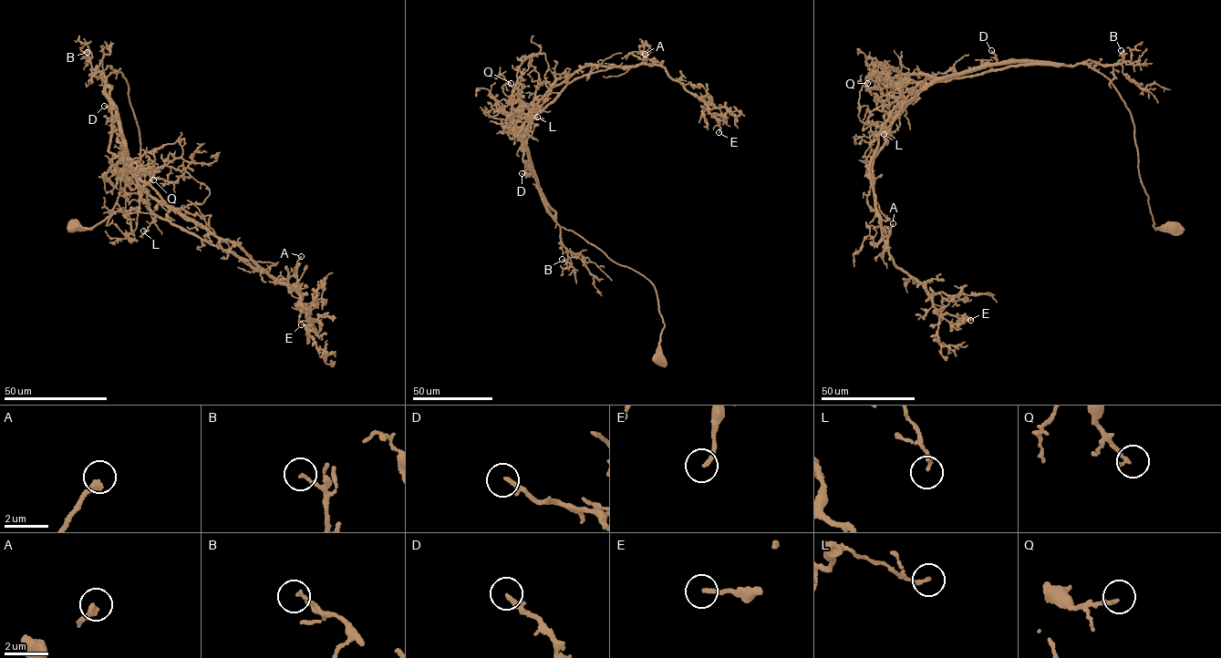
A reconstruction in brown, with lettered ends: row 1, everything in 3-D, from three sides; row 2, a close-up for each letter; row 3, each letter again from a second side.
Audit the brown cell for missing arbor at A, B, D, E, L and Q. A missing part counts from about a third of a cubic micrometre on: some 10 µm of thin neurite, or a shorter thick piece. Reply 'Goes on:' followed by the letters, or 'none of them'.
Goes on: none of them

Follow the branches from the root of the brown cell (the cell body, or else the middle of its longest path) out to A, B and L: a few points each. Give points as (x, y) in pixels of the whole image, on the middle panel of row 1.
A: (658, 359), (664, 325), (655, 287), (557, 223), (524, 134), (566, 85), (645, 63), (645, 54)
B: (658, 359), (664, 323), (650, 282), (561, 227), (567, 262), (562, 259)
L: (658, 359), (664, 323), (652, 284), (562, 227), (546, 206), (524, 134), (540, 110), (533, 100), (537, 117)

